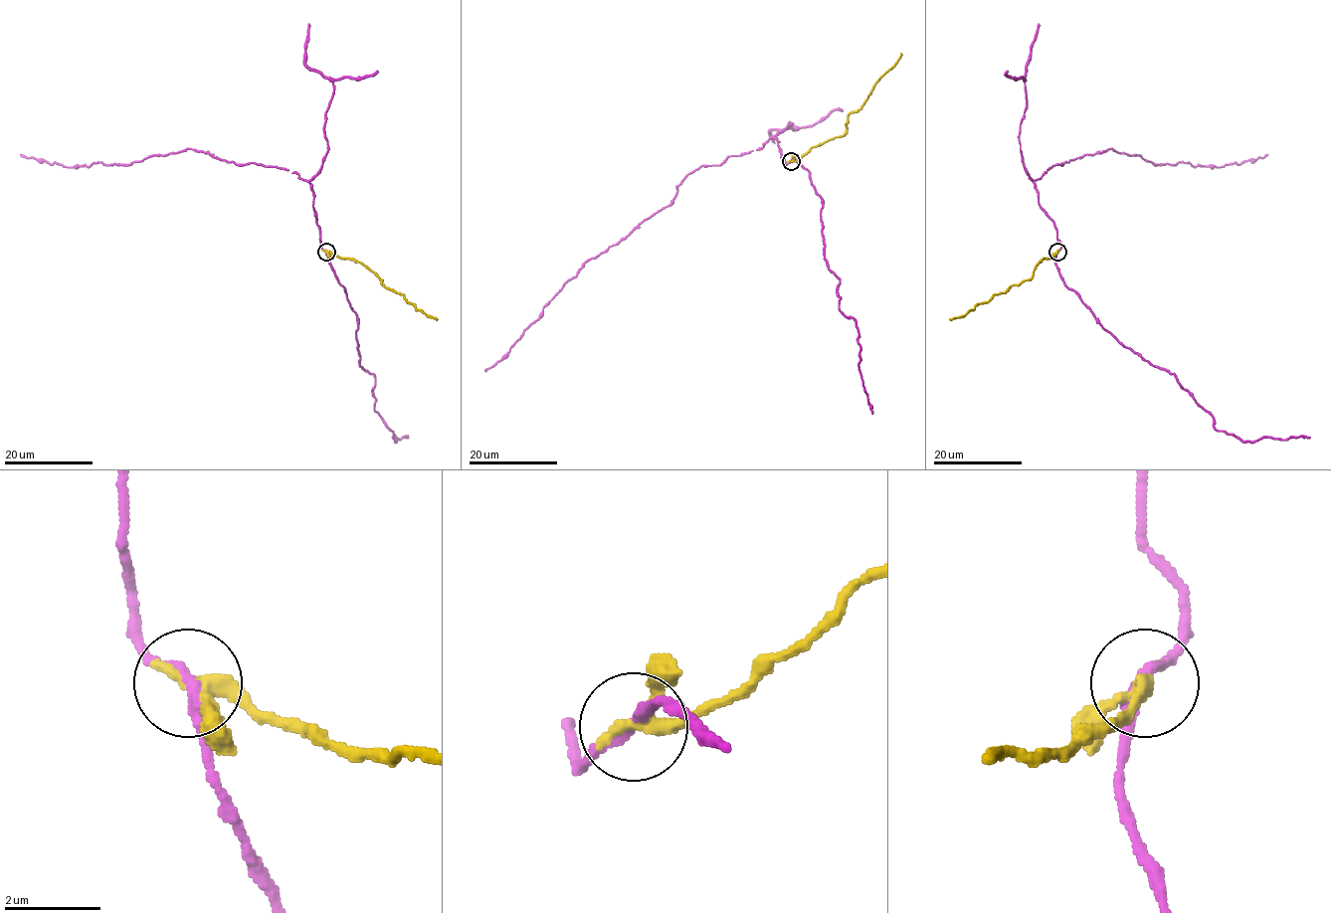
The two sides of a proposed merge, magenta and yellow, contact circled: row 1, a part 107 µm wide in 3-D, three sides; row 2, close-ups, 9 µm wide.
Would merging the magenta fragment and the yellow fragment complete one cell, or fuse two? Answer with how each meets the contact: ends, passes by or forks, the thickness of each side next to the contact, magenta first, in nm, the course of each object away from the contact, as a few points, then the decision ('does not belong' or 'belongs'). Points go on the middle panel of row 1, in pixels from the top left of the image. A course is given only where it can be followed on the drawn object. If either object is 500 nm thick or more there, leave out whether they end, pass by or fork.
magenta passes by; yellow passes by; calibres 240 and 300 nm; course magenta (791, 161), (785, 164), (772, 138), (762, 148), (689, 172), (669, 205), (588, 260), (508, 352), (484, 370); course yellow (791, 161), (800, 159), (813, 147), (845, 133), (848, 115), (860, 107), (875, 83), (901, 54); does not belong

